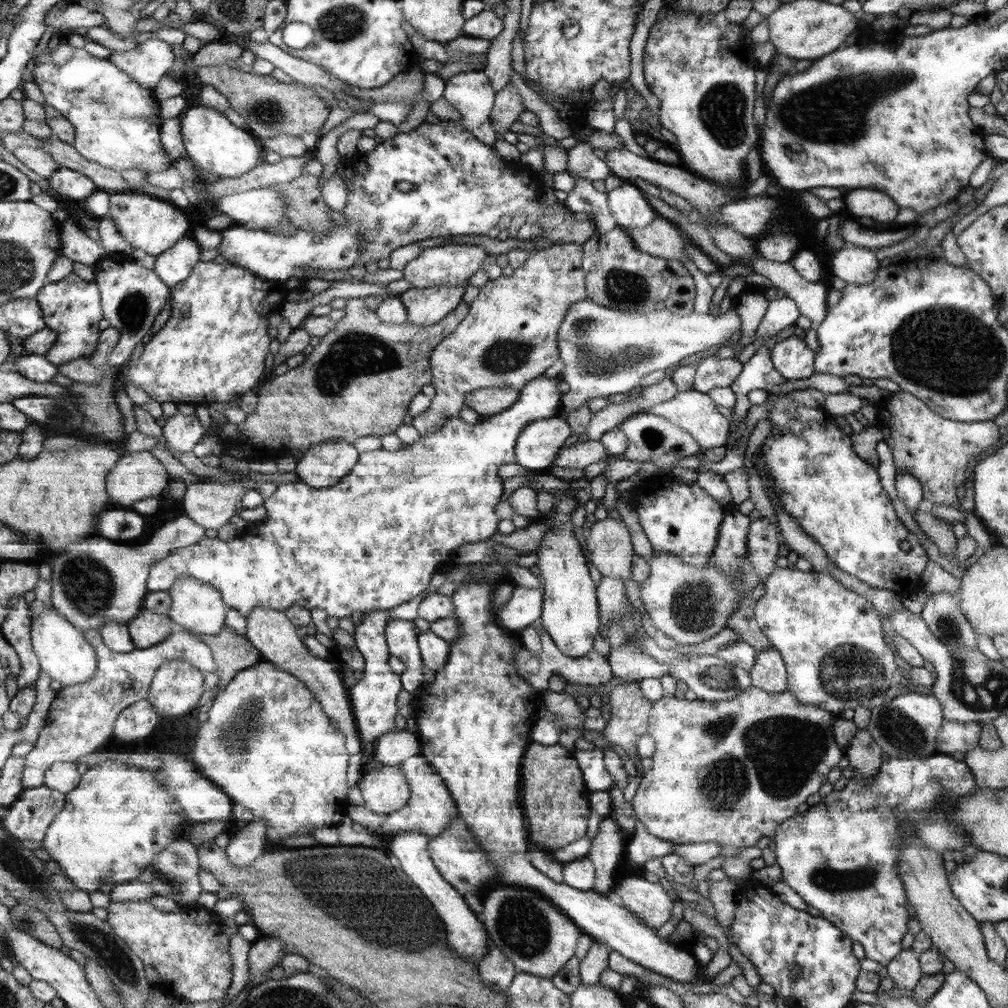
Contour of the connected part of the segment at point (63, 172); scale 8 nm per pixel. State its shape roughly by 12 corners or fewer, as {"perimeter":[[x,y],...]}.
{"perimeter":[[64,166],[48,180],[59,195],[79,203],[98,189]]}

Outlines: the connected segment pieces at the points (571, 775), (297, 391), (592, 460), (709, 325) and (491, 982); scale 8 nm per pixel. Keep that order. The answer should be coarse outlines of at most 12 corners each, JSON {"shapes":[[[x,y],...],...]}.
{"shapes":[[[573,752],[523,757],[526,829],[562,849],[586,834],[592,790]],[[363,298],[221,439],[248,460],[395,433],[470,312],[384,323]],[[599,441],[569,442],[553,466],[582,468],[609,457]],[[587,298],[558,332],[557,418],[737,339],[742,319]],[[494,943],[476,963],[483,981],[506,991],[518,971]]]}

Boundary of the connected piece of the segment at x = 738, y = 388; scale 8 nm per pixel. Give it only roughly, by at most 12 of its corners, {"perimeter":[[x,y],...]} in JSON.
{"perimeter":[[761,346],[728,387],[737,398],[734,422],[749,412],[748,393],[786,382]]}

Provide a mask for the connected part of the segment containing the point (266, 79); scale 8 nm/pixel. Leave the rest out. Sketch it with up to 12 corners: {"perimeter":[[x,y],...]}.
{"perimeter":[[219,64],[203,85],[261,139],[317,135],[330,112],[315,89]]}

